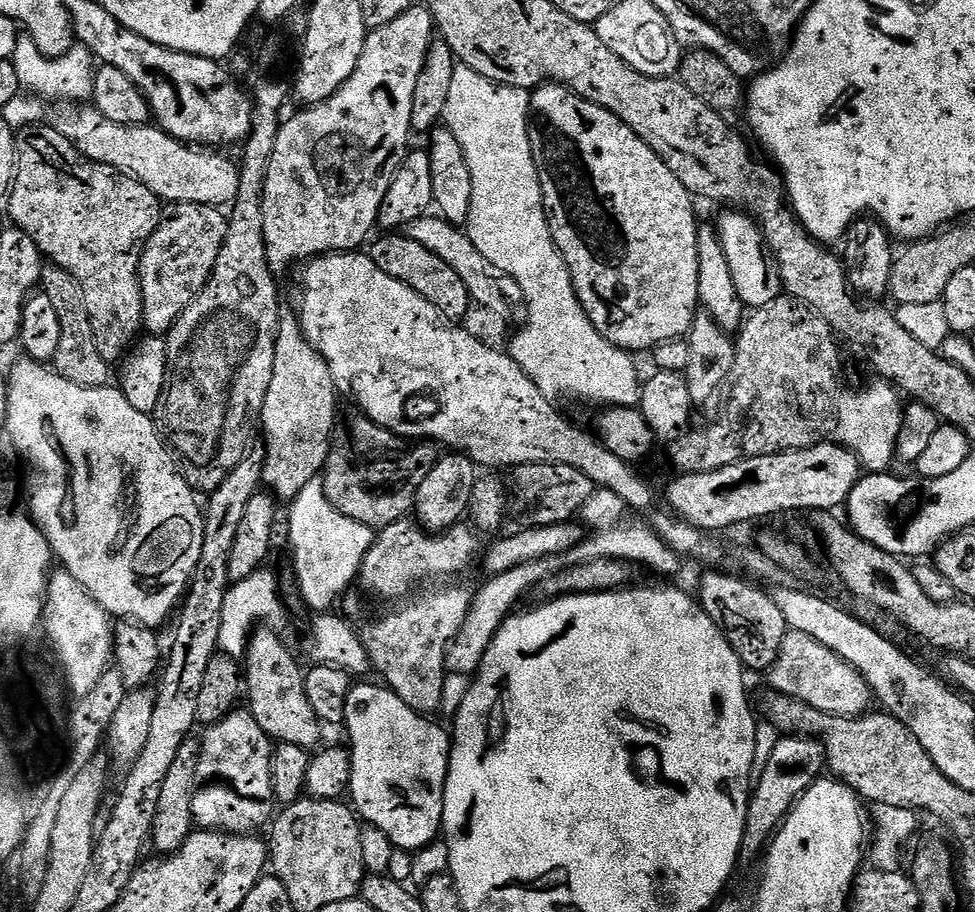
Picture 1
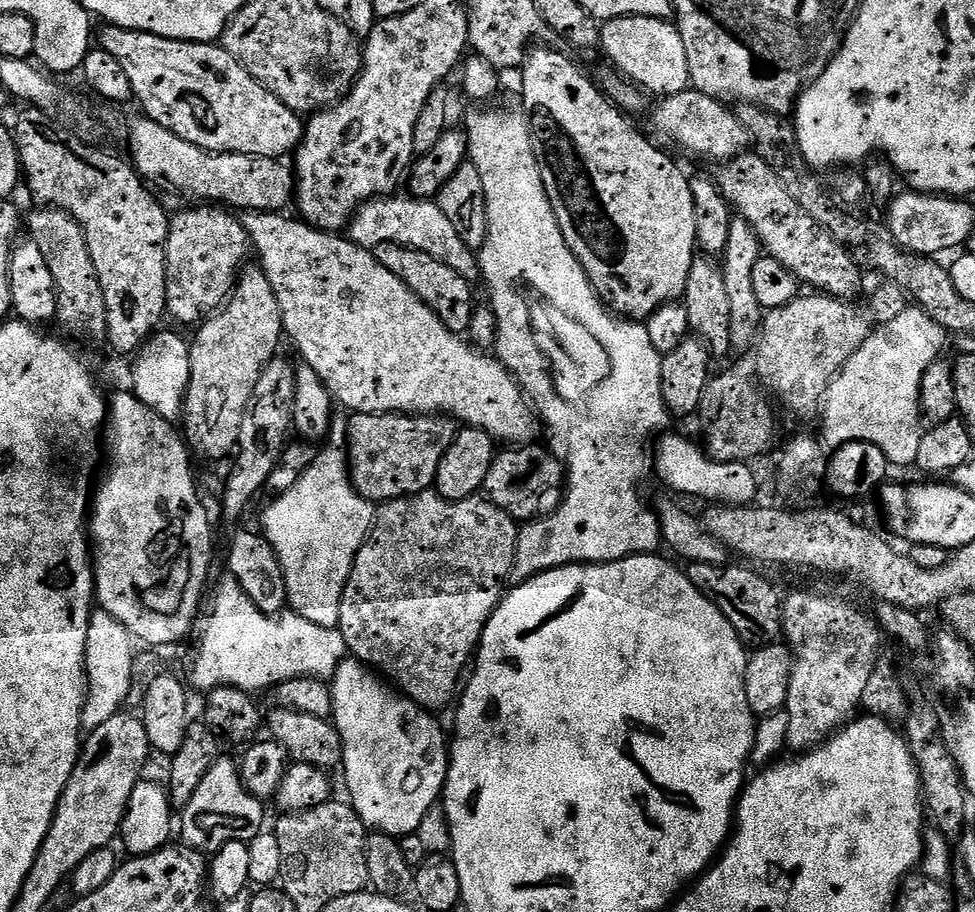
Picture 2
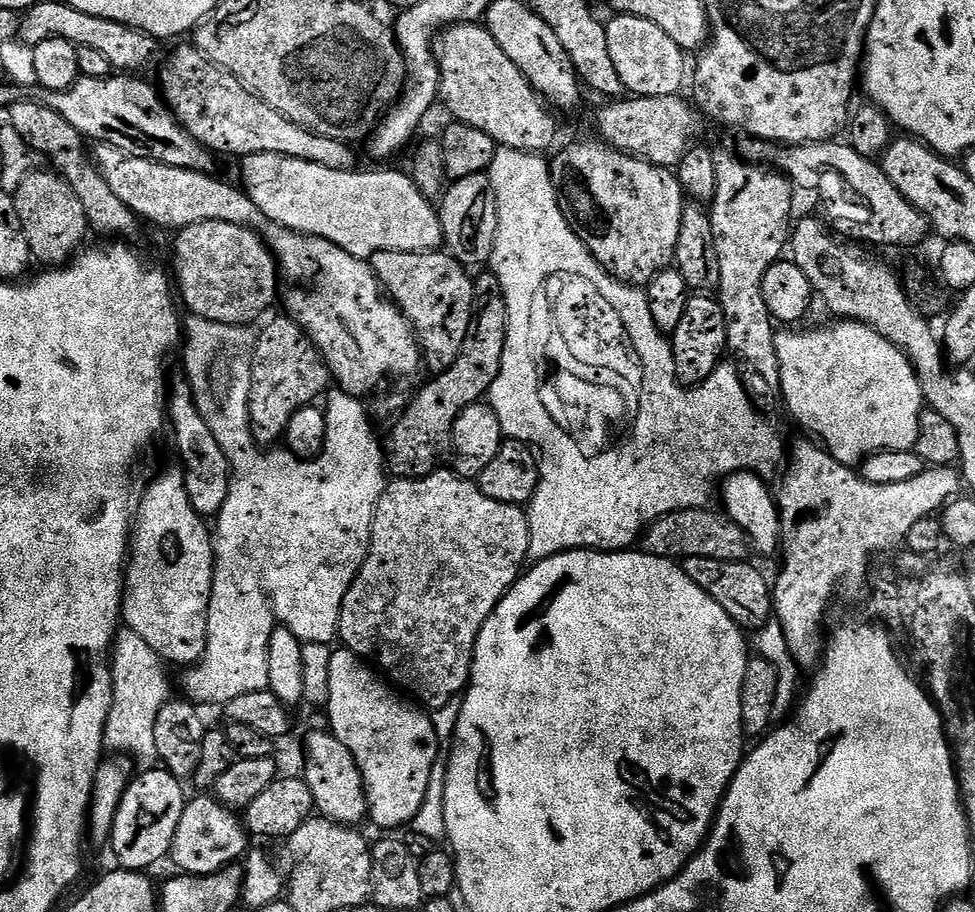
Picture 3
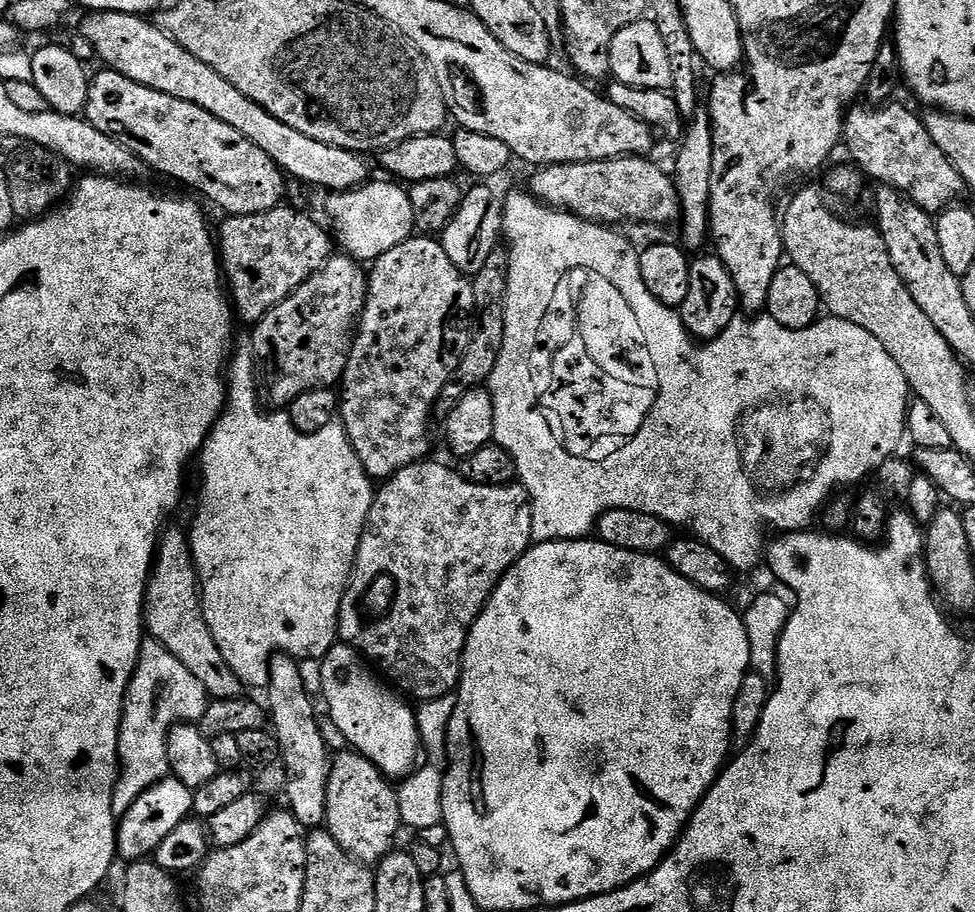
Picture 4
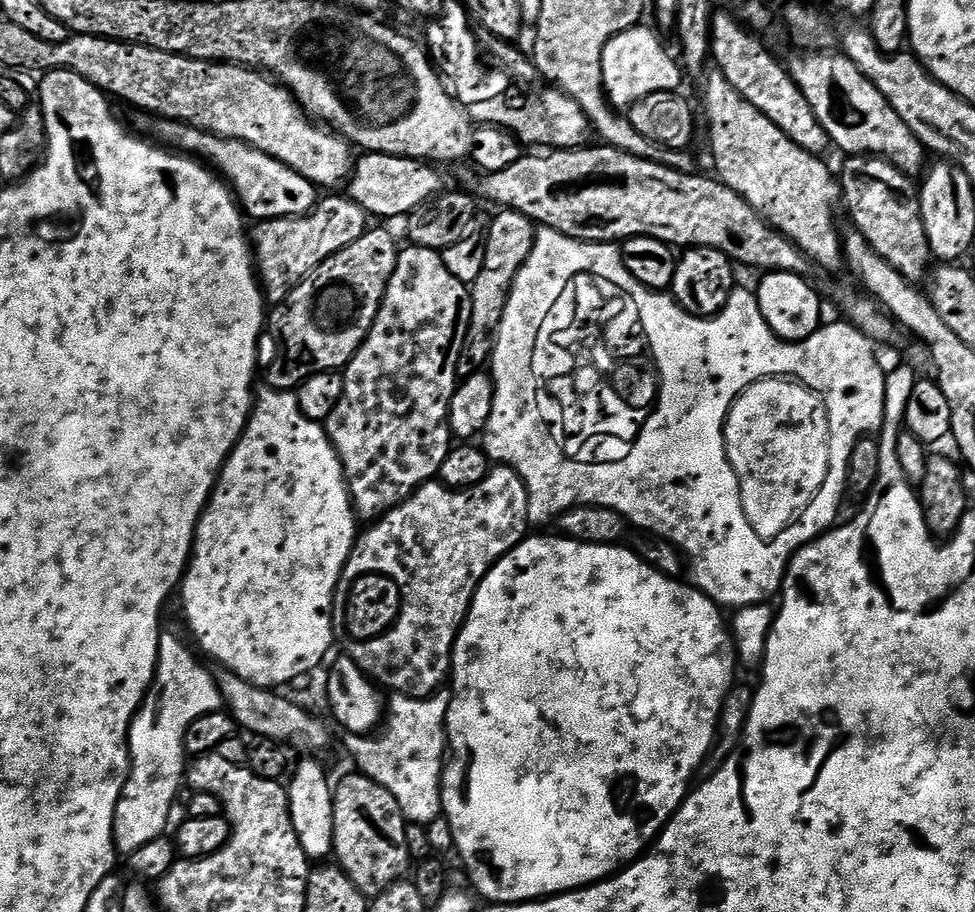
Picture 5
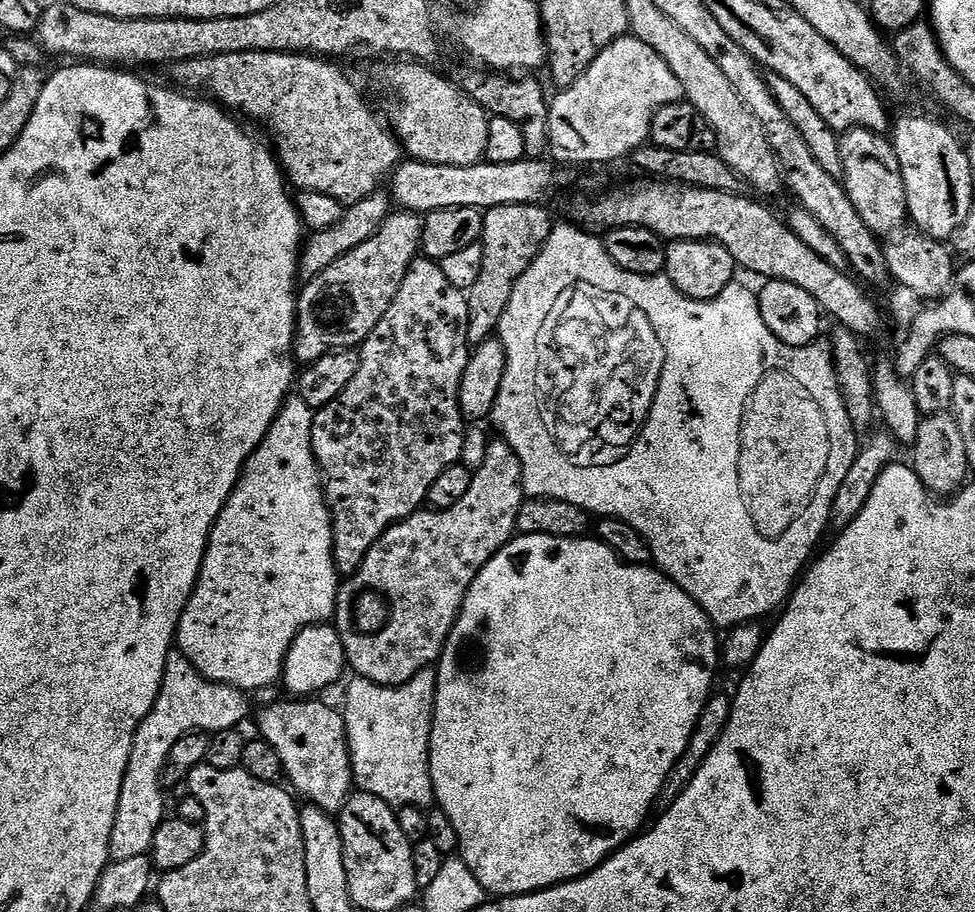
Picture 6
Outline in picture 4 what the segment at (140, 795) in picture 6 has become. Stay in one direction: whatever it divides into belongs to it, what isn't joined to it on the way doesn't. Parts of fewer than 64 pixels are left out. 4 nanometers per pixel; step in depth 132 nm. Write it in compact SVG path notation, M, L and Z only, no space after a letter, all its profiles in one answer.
M151 638L145 639L140 645L140 663L128 684L127 699L124 715L120 717L120 775L116 777L116 789L112 795L112 813L118 818L130 810L144 791L150 790L169 775L168 750L176 725L199 722L210 703L206 686L202 686L202 682L198 682L198 678L194 678L194 674L182 666L180 659L166 650L166 646Z

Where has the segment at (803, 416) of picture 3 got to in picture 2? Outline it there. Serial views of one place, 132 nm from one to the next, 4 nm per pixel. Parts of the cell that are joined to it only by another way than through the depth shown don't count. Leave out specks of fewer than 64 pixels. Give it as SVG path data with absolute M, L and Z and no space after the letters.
M905 307L898 318L881 323L871 336L862 342L860 349L849 358L846 366L832 380L832 385L824 392L822 416L824 412L824 432L833 440L833 445L849 444L865 440L878 446L888 456L889 465L912 468L920 457L922 417L920 413L919 388L923 375L932 363L939 361L944 343L950 340L938 322L934 322L921 308Z

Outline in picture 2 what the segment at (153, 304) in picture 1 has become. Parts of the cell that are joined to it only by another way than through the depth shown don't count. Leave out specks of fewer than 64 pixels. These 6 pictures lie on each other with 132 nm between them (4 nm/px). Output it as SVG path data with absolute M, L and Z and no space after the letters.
M220 206L200 207L204 208L188 208L171 217L166 242L166 312L169 317L173 316L184 324L192 324L191 326L199 325L213 315L231 297L238 273L245 263L243 260L250 253L248 231L237 217L236 220L232 217L235 215L231 211Z

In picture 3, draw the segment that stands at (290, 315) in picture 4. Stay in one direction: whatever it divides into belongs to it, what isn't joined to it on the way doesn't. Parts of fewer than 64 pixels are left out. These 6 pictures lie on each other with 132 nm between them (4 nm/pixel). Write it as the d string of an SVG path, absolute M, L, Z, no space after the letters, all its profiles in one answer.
M280 314L277 320L268 320L264 328L254 350L248 418L252 425L253 440L261 446L272 446L285 435L287 424L296 411L315 405L316 399L320 395L321 399L329 391L330 373L328 365L320 357L320 351L312 345L295 320Z

